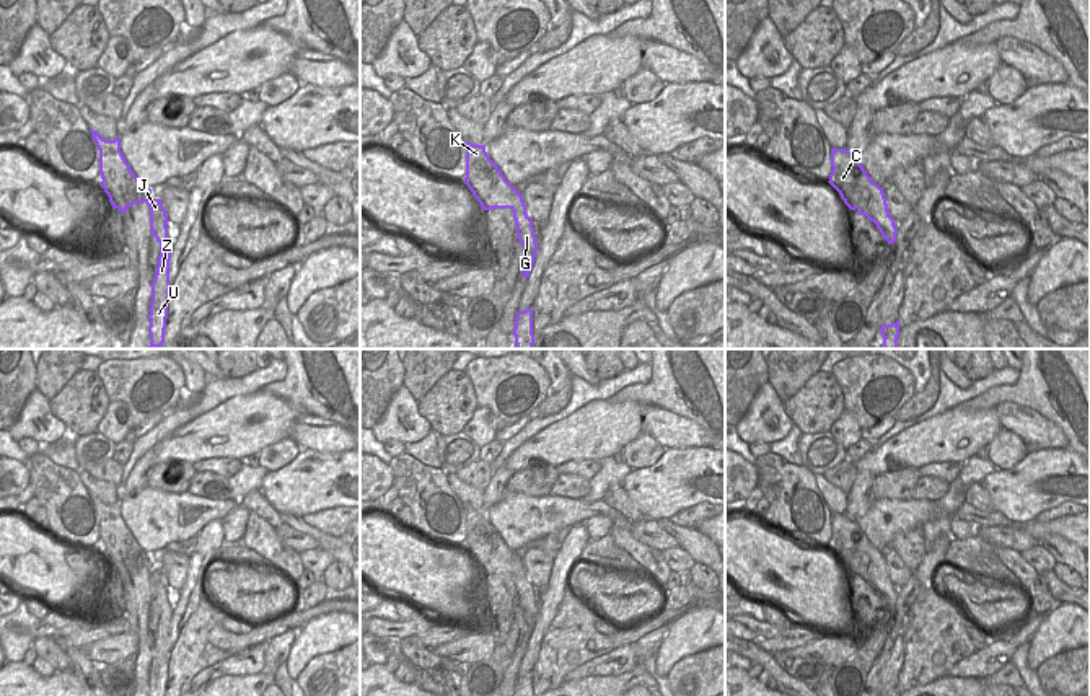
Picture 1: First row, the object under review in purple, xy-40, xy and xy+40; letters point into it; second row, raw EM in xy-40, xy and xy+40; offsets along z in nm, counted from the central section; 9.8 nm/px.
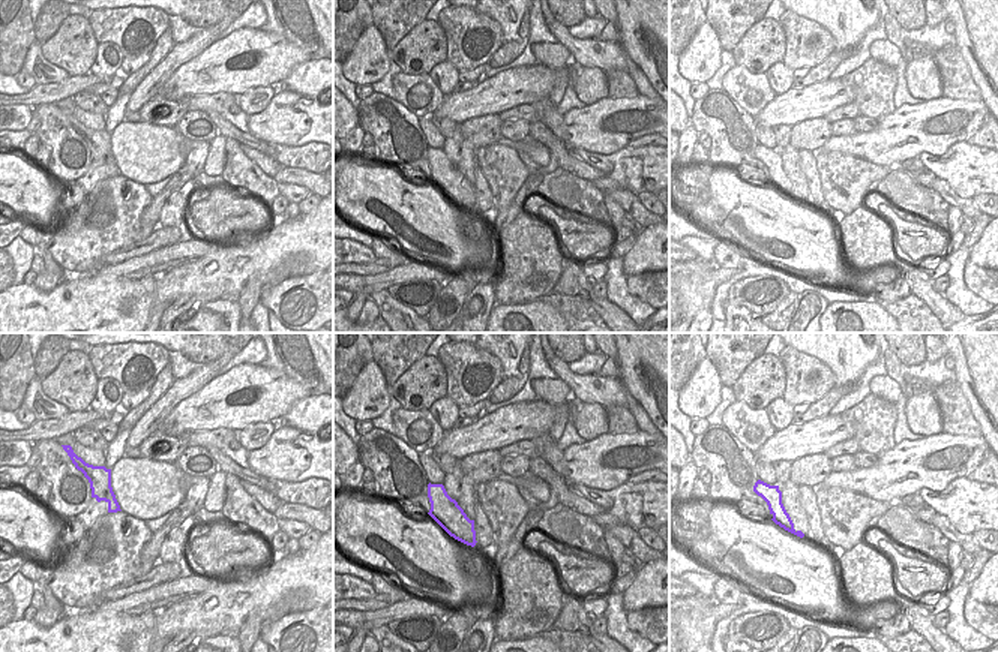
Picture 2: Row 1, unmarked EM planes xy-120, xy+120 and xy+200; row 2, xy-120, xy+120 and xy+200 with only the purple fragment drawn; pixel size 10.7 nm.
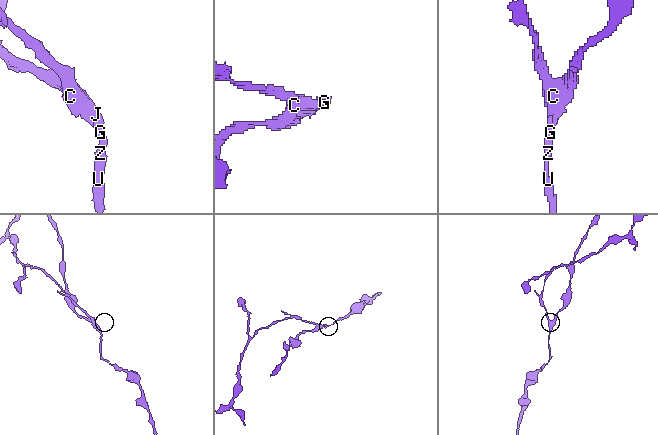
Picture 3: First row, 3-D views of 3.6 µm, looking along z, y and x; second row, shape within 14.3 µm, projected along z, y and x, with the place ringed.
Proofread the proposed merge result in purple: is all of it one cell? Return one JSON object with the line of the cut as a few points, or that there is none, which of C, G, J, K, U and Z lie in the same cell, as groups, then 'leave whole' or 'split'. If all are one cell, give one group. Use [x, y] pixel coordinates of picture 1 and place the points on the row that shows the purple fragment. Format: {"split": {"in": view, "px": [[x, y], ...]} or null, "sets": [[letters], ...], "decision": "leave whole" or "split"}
{"split": {"in": "xy", "px": [[466, 154], [471, 163], [484, 162], [496, 181]]}, "sets": [["C", "G", "J", "U", "Z"], ["K"]], "decision": "split"}

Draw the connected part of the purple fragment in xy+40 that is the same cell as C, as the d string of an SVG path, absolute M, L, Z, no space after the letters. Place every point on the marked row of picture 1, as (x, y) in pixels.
M831 148L829 184L839 192L850 210L859 210L877 225L888 244L896 241L898 228L890 215L883 187L872 181L864 168L854 171L854 155L846 148Z

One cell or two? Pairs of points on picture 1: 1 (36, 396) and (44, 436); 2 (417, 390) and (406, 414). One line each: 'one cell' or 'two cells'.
1: one cell
2: two cells

